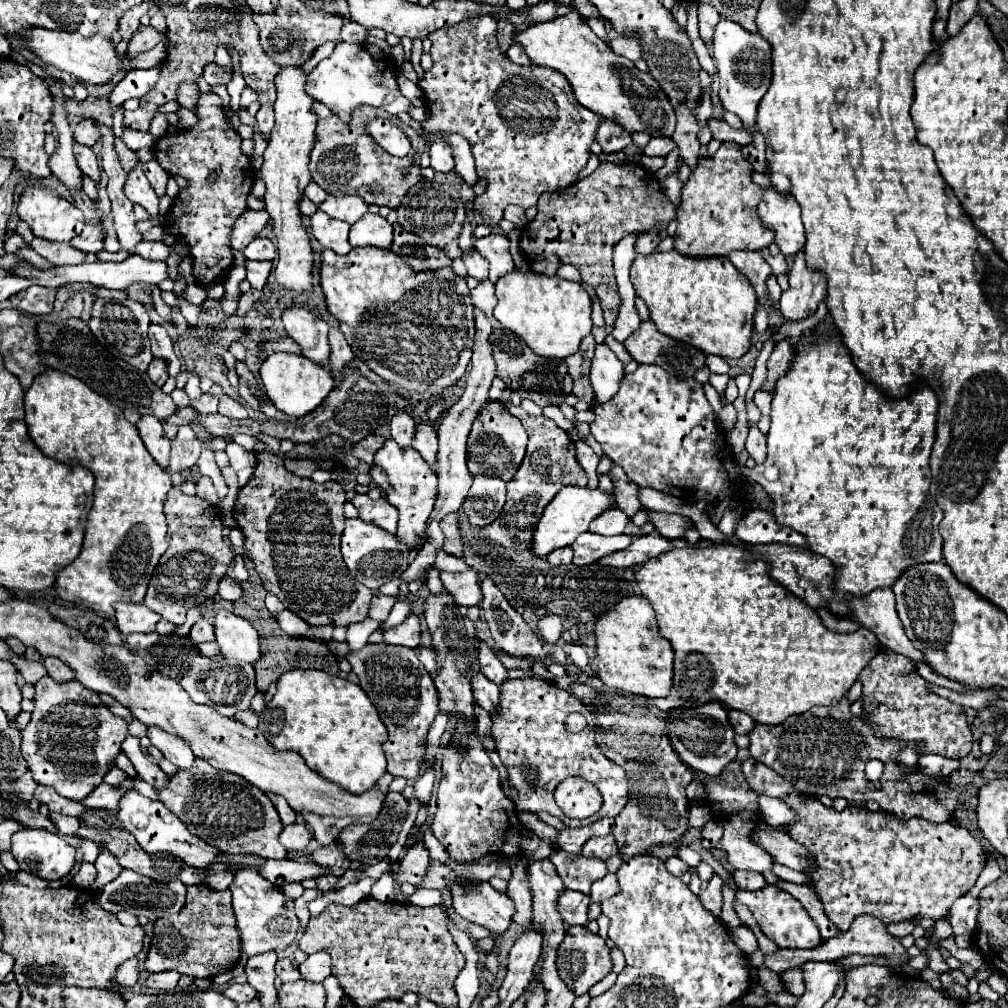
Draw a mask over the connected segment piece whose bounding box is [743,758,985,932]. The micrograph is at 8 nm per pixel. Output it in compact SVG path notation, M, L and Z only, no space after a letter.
M753 758L743 762L743 774L751 790L755 790L757 794L779 798L797 812L797 820L793 820L785 830L795 842L805 846L809 858L813 860L815 866L809 872L809 886L823 902L825 916L837 926L839 932L847 932L851 922L861 914L871 914L885 924L905 922L917 916L941 920L947 916L951 904L975 886L981 870L985 868L985 852L967 828L957 828L951 822L935 824L923 818L901 822L891 814L885 816L883 812L869 812L867 808L857 806L847 806L843 812L837 812L823 806L817 798L801 794L783 776L775 774L775 770L763 766L761 762L755 762Z

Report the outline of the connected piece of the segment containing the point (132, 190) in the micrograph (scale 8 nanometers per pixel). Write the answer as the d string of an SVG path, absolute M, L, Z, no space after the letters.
M141 166L133 168L133 170L127 174L123 192L127 194L127 198L129 198L133 204L143 206L151 216L157 216L157 214L159 214L159 198L157 198L157 194L153 192L153 188L149 186L149 182L147 182L147 178L145 178Z

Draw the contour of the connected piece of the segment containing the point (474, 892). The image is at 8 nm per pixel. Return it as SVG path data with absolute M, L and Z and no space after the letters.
M479 882L469 888L463 888L457 884L457 886L453 886L451 892L453 892L455 912L461 918L487 928L491 932L491 936L495 938L497 949L487 956L485 964L496 978L499 966L497 951L500 945L498 940L509 928L511 918L515 914L515 906L513 906L511 898L507 894L493 890L489 882Z

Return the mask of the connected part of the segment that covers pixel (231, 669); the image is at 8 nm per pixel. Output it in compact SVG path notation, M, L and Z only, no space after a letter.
M191 656L189 668L181 676L179 684L191 696L193 702L209 704L217 712L225 716L233 716L239 710L247 710L251 698L257 694L255 688L255 670L251 664L235 662L227 658L205 658L205 656Z

